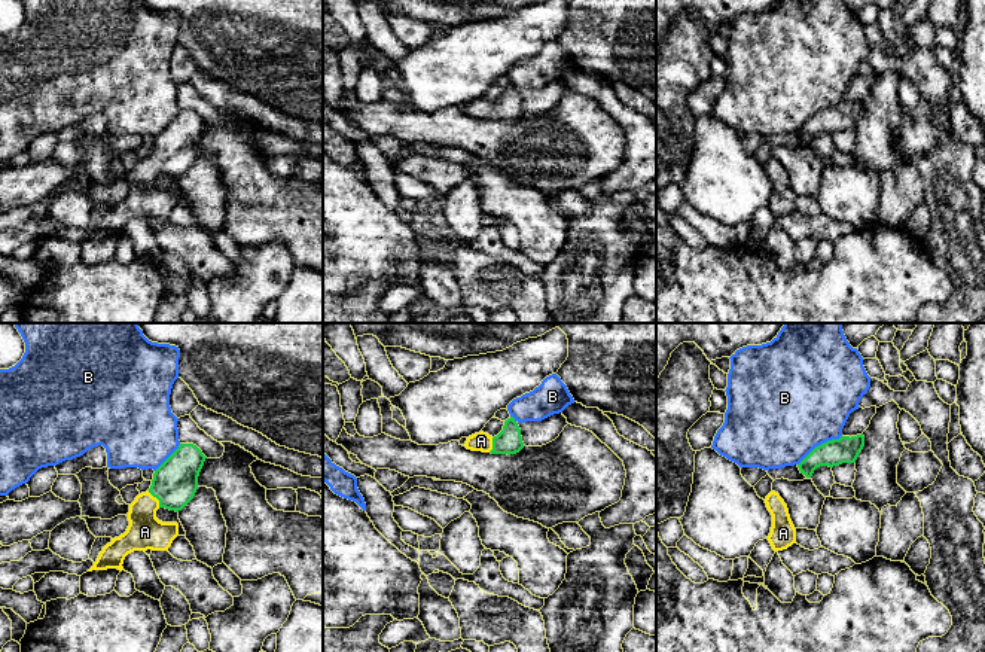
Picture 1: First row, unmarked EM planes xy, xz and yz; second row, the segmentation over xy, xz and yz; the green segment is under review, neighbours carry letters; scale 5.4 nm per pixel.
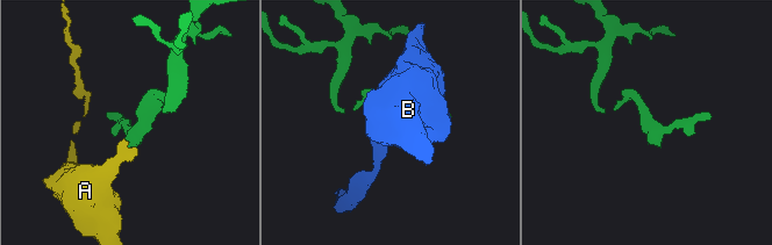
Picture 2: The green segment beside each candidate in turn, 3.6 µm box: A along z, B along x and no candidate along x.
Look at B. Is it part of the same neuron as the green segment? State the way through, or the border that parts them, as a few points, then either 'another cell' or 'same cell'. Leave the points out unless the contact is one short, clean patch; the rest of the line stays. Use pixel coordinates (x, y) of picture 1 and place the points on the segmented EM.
another cell

